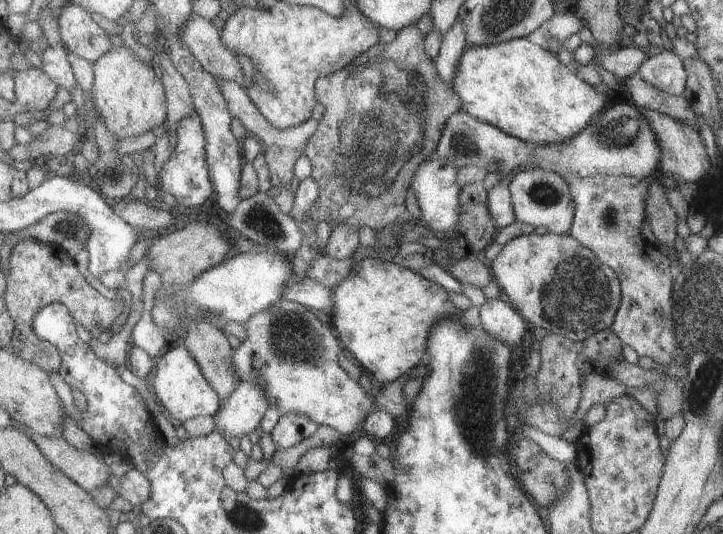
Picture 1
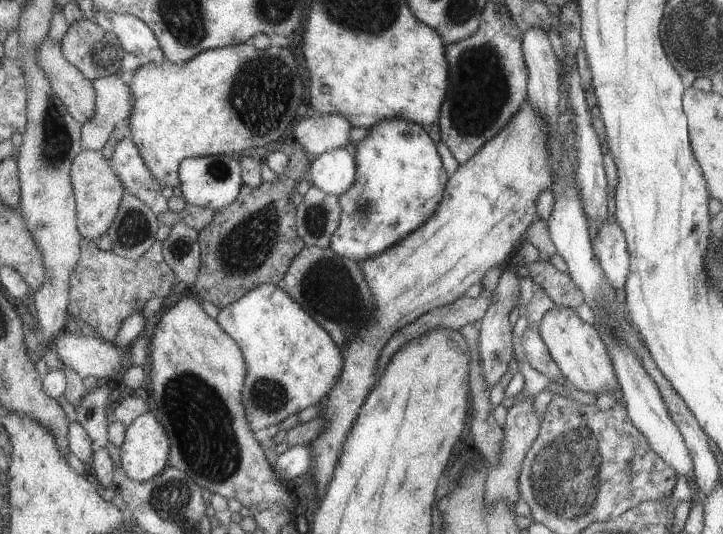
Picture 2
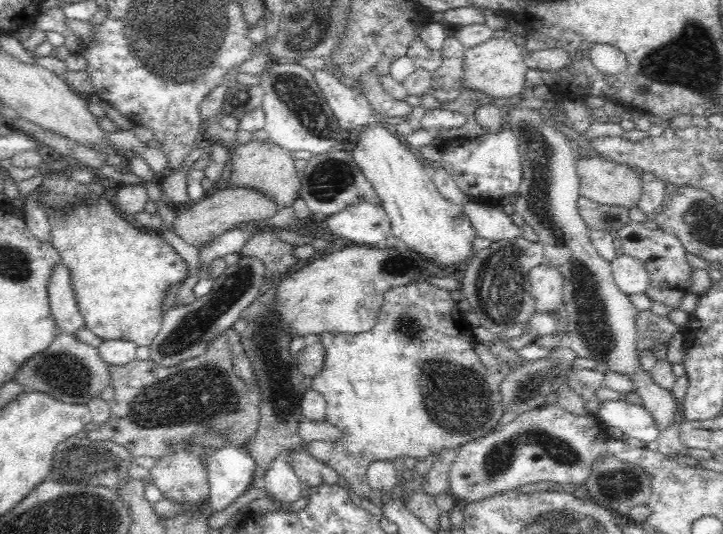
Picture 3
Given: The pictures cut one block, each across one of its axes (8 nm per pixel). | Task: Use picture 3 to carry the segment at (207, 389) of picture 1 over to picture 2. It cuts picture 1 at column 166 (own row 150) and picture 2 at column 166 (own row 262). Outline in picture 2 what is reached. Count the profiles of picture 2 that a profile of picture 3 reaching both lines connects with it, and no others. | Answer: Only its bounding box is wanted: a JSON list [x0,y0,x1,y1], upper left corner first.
[118,406,169,480]

